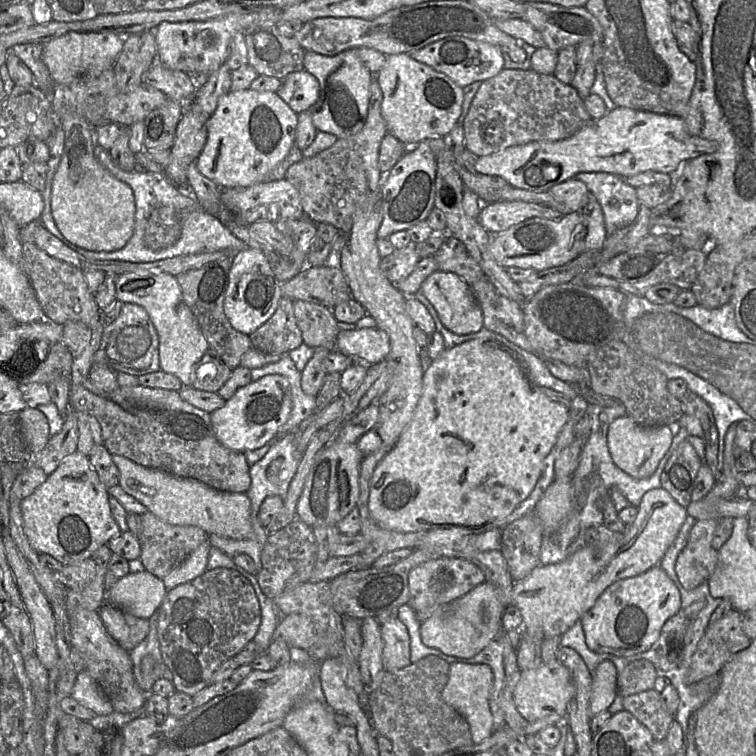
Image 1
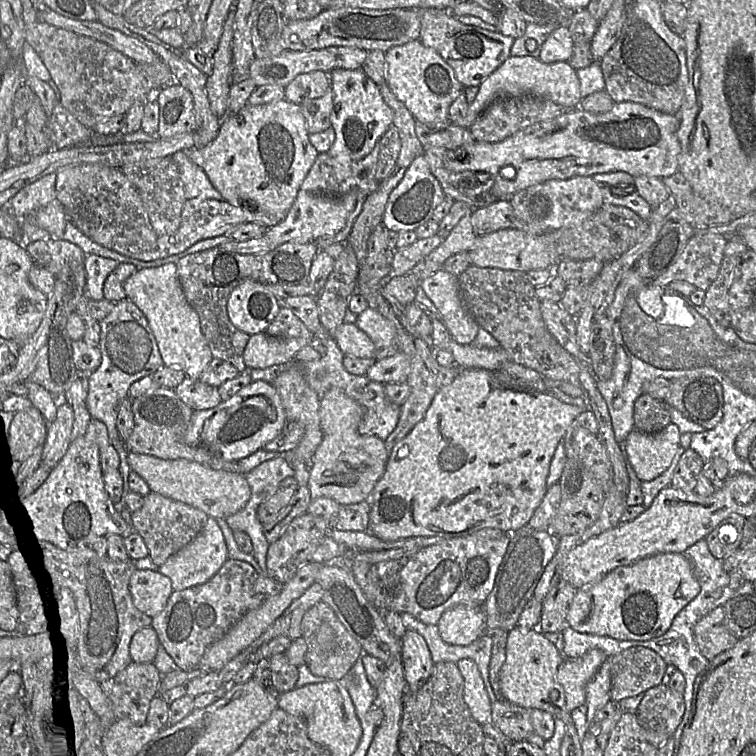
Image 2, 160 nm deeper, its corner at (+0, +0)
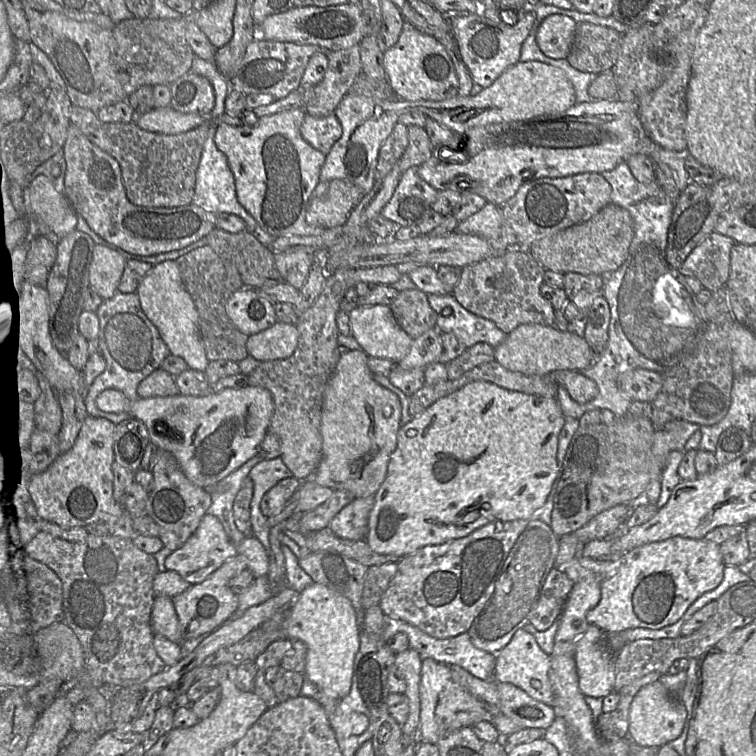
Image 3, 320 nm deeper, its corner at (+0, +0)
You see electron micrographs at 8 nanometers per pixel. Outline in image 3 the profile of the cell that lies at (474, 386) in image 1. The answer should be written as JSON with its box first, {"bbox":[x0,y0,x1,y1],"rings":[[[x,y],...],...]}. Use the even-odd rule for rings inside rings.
{"bbox":[366,380,566,557],"rings":[[[483,380],[471,382],[452,394],[440,398],[419,416],[401,426],[398,432],[397,447],[390,457],[385,480],[374,494],[374,505],[368,519],[366,543],[379,554],[405,557],[425,546],[439,545],[465,537],[476,529],[492,522],[529,520],[534,512],[545,504],[556,479],[559,435],[565,422],[566,416],[557,398],[508,390]]]}

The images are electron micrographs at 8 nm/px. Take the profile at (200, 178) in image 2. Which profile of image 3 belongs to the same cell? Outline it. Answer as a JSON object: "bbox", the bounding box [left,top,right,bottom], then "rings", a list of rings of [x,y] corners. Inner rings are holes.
{"bbox":[192,120,276,245],"rings":[[[212,120],[210,122],[209,134],[205,140],[200,162],[196,171],[195,189],[192,203],[206,211],[216,214],[229,213],[239,216],[245,221],[247,231],[249,231],[259,242],[263,245],[271,245],[276,237],[273,237],[263,230],[237,199],[234,175],[229,167],[226,156],[218,150],[214,142],[216,130],[217,124],[215,124],[214,120]]]}

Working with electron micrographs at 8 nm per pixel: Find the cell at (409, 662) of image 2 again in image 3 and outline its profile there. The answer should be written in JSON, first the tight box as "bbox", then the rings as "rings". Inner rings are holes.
{"bbox":[419,658,494,744],"rings":[[[432,658],[422,660],[419,697],[420,740],[425,743],[437,744],[439,740],[456,729],[465,726],[472,727],[481,721],[492,723],[492,718],[494,717],[482,702],[452,679],[449,666]]]}

